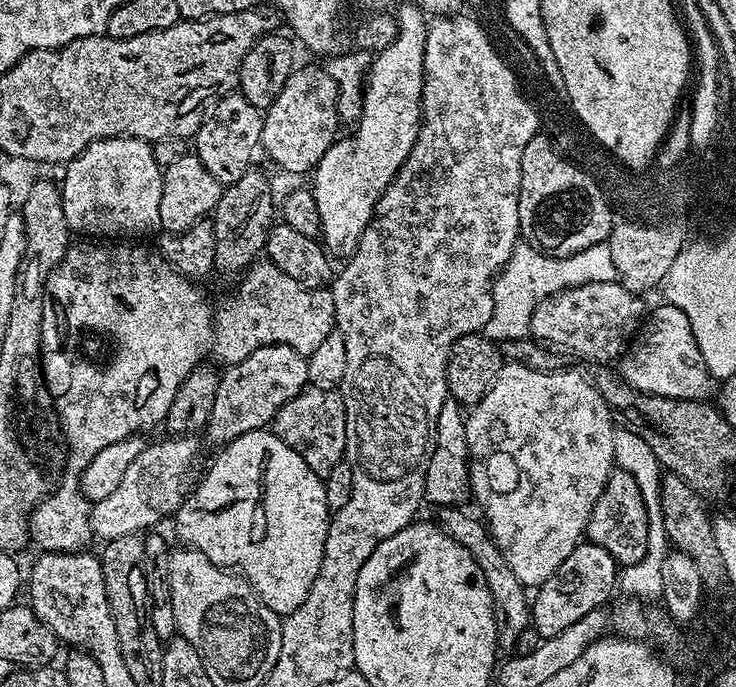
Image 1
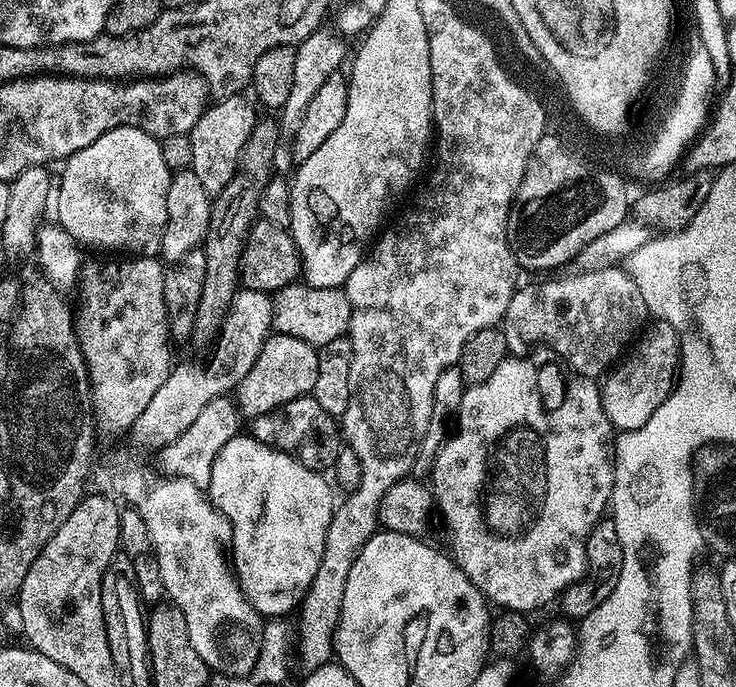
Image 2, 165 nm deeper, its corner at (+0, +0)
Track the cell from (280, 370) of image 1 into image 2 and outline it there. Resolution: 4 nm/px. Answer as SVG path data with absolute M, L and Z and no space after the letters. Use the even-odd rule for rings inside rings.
M272 334L262 346L254 366L250 366L250 374L236 387L234 398L245 417L255 418L286 402L294 402L294 398L309 395L314 390L314 382L318 382L317 345L302 342L302 338Z

